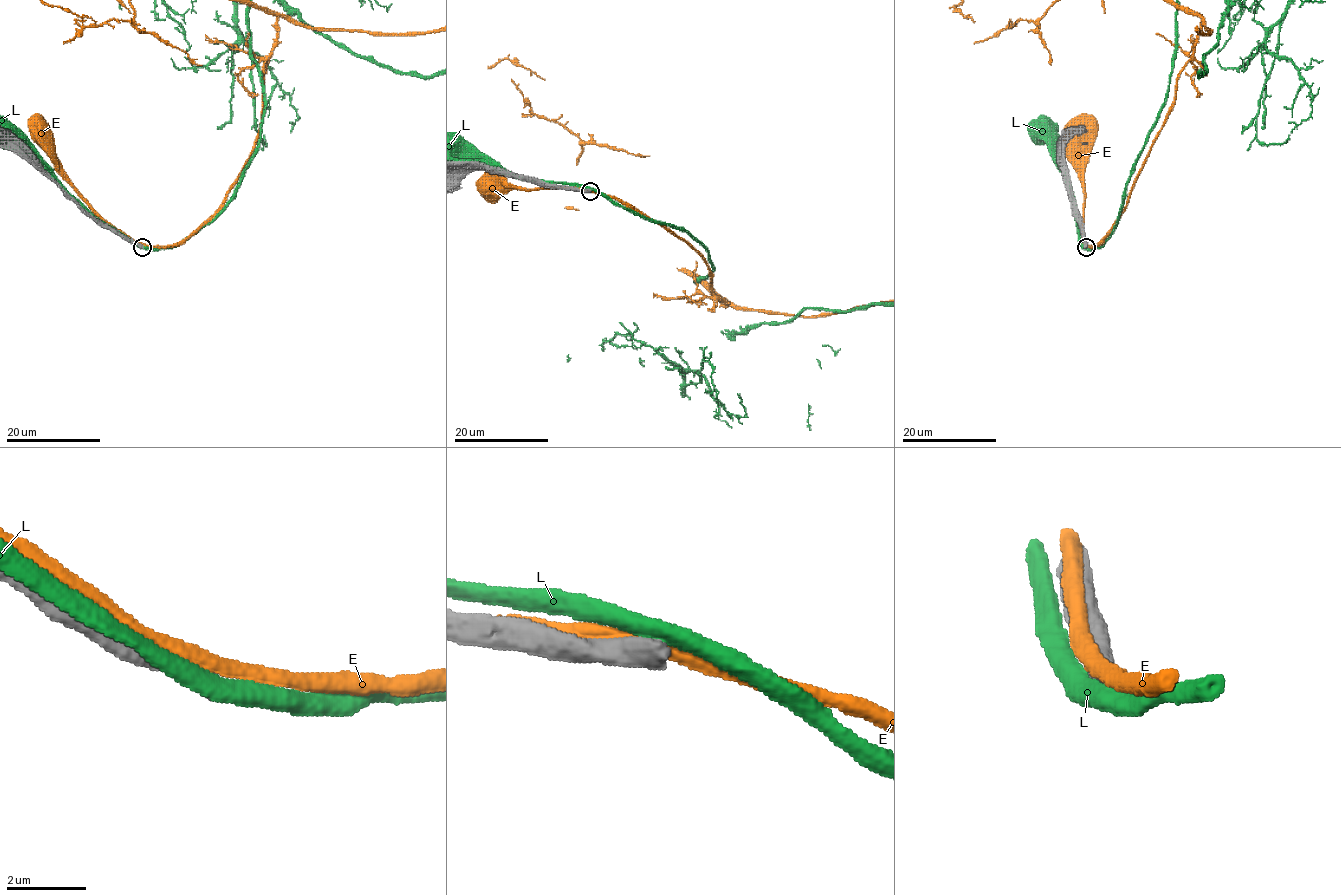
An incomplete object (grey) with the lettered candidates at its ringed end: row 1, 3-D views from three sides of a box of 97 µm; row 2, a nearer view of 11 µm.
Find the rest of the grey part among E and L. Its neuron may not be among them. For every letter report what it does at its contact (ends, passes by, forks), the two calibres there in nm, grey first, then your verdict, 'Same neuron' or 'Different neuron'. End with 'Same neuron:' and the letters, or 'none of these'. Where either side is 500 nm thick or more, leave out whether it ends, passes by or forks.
E: Thickness 600 nm (grey) against 400 nm. Different neuron
L: Thickness 650 nm (grey) against 460 nm. Different neuron
Same neuron: none of these

